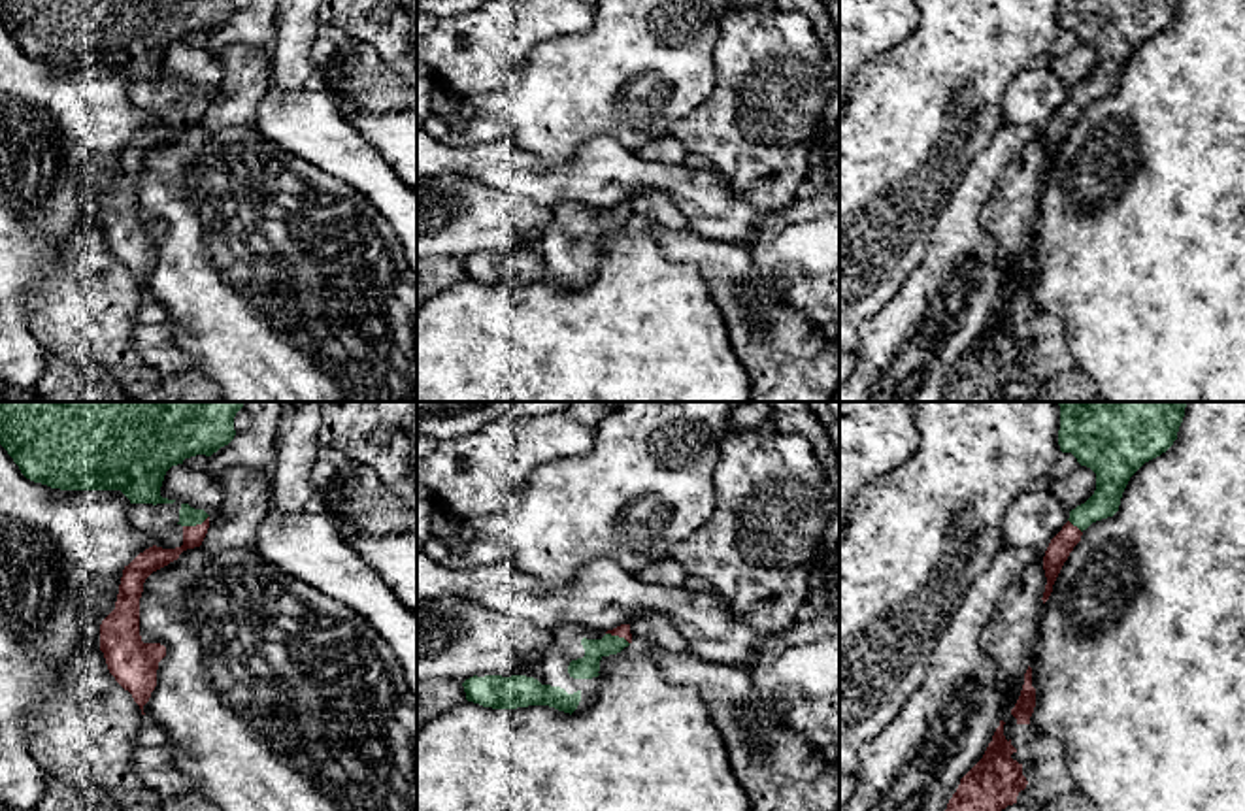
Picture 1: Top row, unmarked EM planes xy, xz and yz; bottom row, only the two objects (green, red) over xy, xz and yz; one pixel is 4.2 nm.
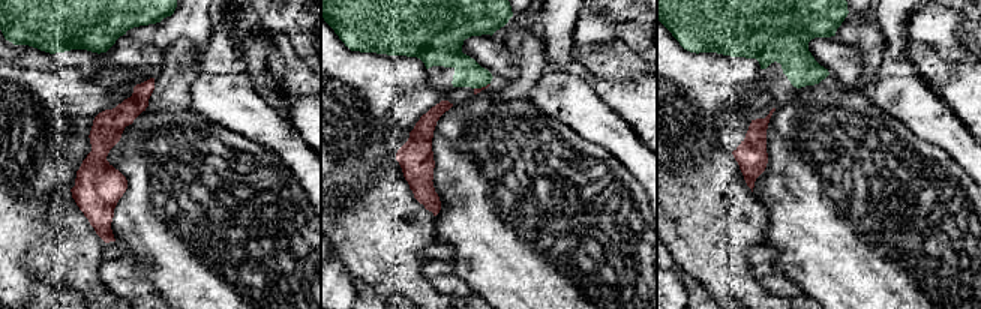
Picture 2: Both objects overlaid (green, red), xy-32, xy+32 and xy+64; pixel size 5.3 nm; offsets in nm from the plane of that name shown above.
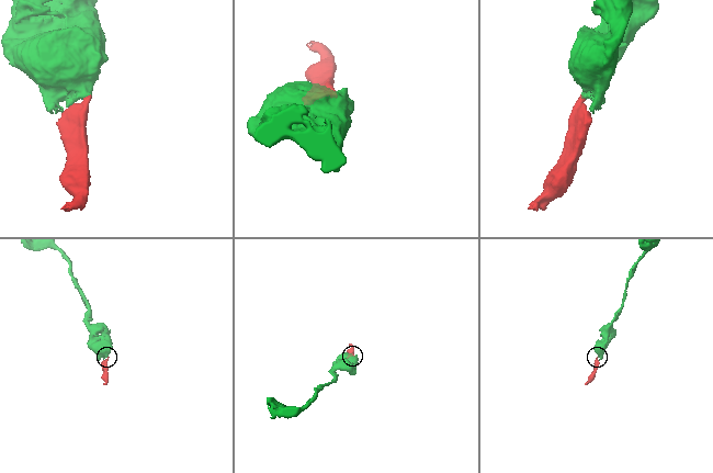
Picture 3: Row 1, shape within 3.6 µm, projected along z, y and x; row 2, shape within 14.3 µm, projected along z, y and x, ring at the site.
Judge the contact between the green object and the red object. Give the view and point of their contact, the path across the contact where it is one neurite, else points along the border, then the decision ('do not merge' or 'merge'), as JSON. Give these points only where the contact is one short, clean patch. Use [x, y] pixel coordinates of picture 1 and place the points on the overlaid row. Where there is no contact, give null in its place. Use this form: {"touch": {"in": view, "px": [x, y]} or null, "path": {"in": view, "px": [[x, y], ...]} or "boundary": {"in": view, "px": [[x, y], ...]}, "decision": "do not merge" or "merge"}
{"touch": {"in": "xy", "px": [195, 525]}, "path": {"in": "xy", "px": [[187, 515], [195, 525], [178, 551], [151, 559]]}, "decision": "merge"}

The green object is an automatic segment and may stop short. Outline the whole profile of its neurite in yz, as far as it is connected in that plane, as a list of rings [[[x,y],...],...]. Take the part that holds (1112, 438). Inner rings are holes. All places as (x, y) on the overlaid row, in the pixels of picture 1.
[[[1058,402],[1060,430],[1058,445],[1062,453],[1071,453],[1081,466],[1096,473],[1096,490],[1081,505],[1070,511],[1068,522],[1051,539],[1043,570],[1047,577],[1043,604],[1053,592],[1053,585],[1083,532],[1096,521],[1113,517],[1119,511],[1122,492],[1130,477],[1149,460],[1166,453],[1177,439],[1179,426],[1188,402]]]

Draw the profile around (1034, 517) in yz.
[[[1047,485],[1021,492],[1002,521],[1004,545],[1028,547],[1045,553],[1051,539],[1068,522],[1070,511]]]

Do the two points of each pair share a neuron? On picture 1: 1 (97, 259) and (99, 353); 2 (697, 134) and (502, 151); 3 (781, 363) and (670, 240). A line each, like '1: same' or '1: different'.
1: same
2: different
3: same

